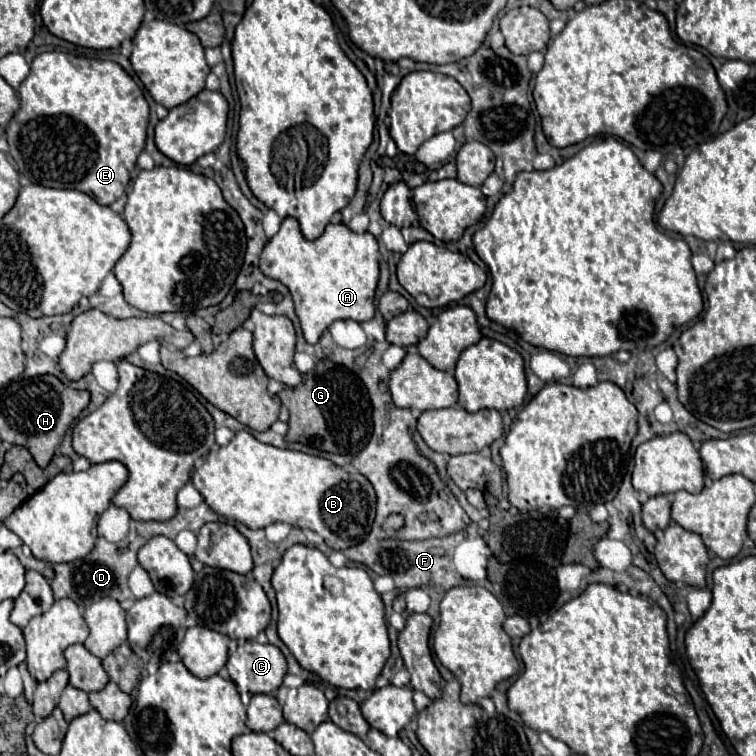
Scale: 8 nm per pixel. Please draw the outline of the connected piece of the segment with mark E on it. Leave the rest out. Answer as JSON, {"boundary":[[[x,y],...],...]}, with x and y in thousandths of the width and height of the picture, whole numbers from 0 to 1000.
{"boundary":[[[58,69],[50,71],[42,85],[40,85],[40,98],[34,101],[34,106],[26,111],[24,116],[26,124],[26,146],[19,151],[19,156],[13,159],[13,164],[8,167],[8,185],[13,190],[11,204],[19,209],[21,214],[21,225],[24,230],[34,233],[40,241],[53,243],[53,246],[66,246],[66,249],[95,249],[95,251],[106,251],[116,259],[122,259],[130,270],[143,272],[151,265],[156,265],[164,254],[167,246],[172,241],[172,230],[180,222],[180,209],[183,204],[190,198],[190,188],[193,188],[193,169],[196,169],[196,135],[188,124],[188,119],[180,114],[180,108],[153,85],[146,79],[116,79],[108,74],[95,74],[95,71],[82,71],[82,69]]]}

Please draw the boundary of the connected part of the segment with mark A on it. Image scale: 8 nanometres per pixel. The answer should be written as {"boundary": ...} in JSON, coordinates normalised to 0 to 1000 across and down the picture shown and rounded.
{"boundary":[[[376,288],[368,310],[349,325],[347,339],[344,339],[344,357],[368,373],[373,373],[389,397],[392,418],[397,423],[399,442],[407,455],[418,455],[423,442],[442,426],[442,423],[471,423],[471,426],[484,426],[492,423],[495,418],[495,384],[500,373],[500,320],[489,307],[471,310],[455,296],[434,296],[431,307],[415,317],[407,320],[397,310],[397,299],[389,288]]]}

